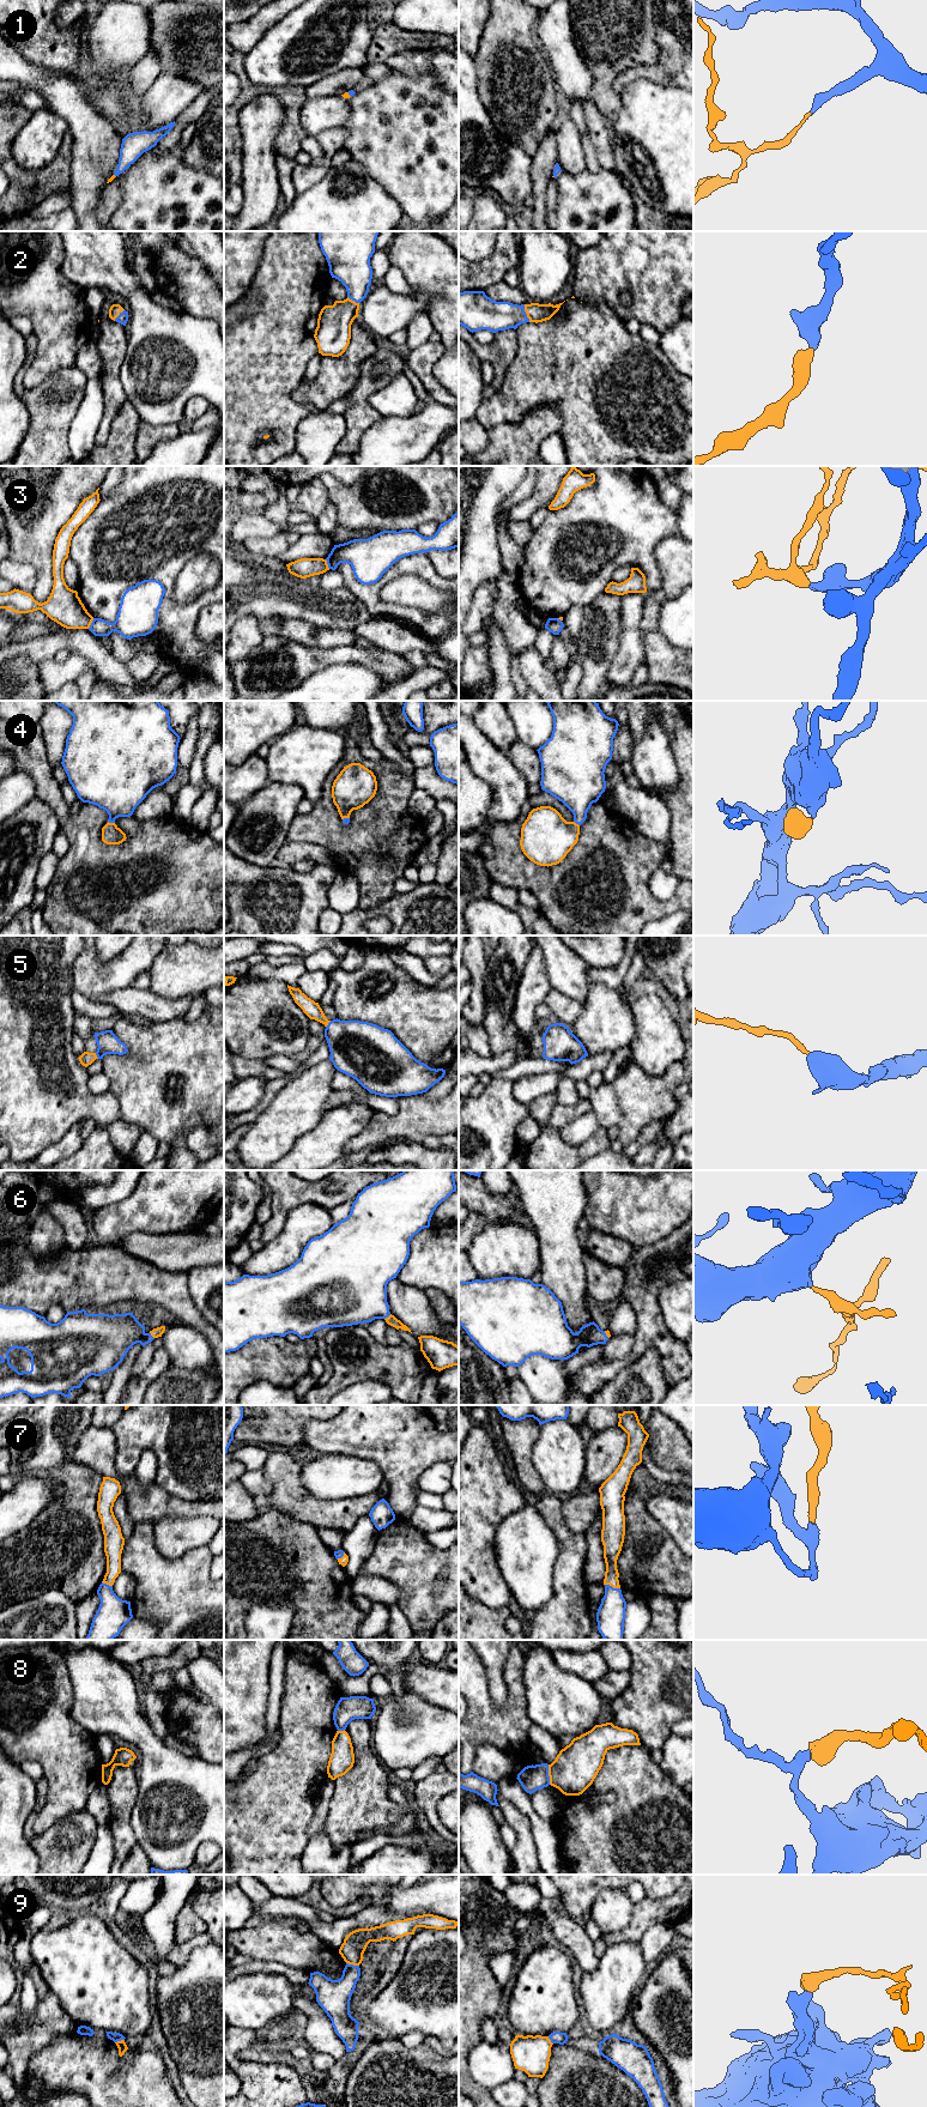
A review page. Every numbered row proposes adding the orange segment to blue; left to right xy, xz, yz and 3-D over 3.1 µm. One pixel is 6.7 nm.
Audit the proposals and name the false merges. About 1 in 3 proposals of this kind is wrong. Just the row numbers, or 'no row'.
3, 8, 9

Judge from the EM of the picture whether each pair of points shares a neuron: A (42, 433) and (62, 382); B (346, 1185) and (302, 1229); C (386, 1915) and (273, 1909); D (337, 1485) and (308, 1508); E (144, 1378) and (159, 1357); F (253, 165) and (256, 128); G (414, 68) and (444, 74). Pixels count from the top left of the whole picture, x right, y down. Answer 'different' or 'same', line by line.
A: same
B: different
C: same
D: different
E: same
F: same
G: same

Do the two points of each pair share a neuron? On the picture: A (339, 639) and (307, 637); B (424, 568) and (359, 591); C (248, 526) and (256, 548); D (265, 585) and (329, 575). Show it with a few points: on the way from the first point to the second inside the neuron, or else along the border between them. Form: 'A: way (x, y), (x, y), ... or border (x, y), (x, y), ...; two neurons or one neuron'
A: way (331, 639), (315, 639); one neuron
B: way (409, 568), (397, 569), (375, 588); one neuron
C: border (280, 532), (271, 537), (249, 537), (242, 543); two neurons
D: border (319, 586), (326, 589), (344, 587); two neurons

